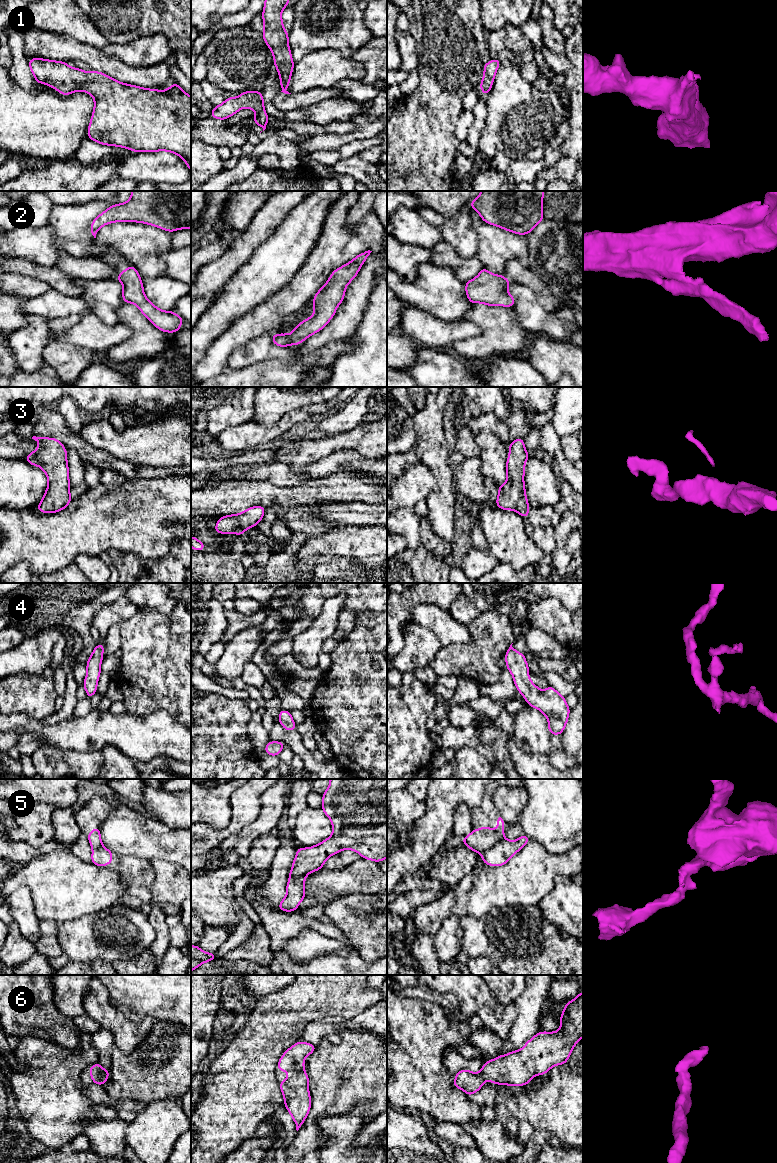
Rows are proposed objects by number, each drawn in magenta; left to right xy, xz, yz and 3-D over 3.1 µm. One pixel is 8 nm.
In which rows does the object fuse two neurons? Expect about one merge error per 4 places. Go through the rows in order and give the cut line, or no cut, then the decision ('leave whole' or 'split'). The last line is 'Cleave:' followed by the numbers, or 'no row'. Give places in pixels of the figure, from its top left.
1: no cut | leave whole
2: no cut | leave whole
3: no cut | leave whole
4: no cut | leave whole
5: yz (504, 838), (481, 854) | split
6: no cut | leave whole
Cleave: 5

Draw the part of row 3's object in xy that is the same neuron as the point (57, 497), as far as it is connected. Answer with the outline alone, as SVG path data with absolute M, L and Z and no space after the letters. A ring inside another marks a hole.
M36 437L38 448L25 460L39 466L48 478L48 487L39 505L39 512L56 513L65 509L72 501L70 497L69 469L65 446L56 438Z

